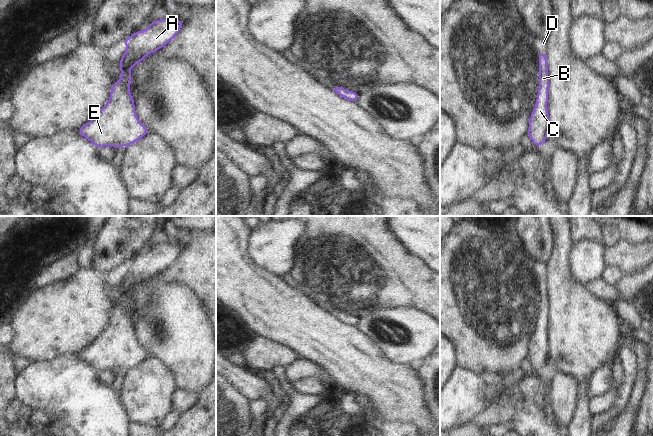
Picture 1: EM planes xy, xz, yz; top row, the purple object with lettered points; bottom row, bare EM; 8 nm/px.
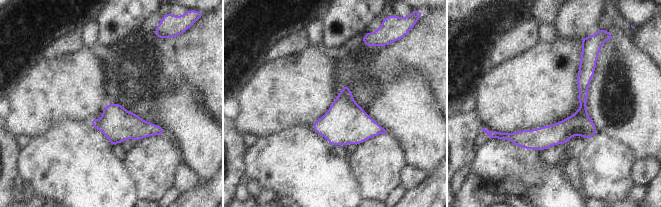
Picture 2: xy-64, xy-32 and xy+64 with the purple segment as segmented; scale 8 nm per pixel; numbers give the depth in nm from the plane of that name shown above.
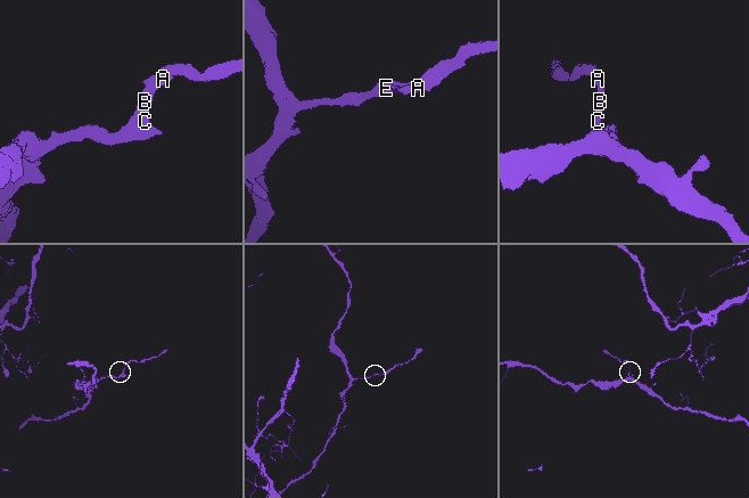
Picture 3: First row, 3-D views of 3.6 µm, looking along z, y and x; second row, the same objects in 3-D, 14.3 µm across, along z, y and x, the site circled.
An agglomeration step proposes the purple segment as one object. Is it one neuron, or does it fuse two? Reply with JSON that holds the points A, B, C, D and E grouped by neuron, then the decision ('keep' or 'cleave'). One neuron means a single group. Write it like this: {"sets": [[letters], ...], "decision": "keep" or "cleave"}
{"sets": [["A", "B", "C", "D", "E"]], "decision": "keep"}

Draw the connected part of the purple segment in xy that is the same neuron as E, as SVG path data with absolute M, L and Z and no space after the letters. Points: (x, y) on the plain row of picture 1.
M171 241L152 244L151 248L142 255L136 255L124 264L126 275L119 284L121 300L117 306L111 309L110 322L103 332L86 348L77 355L80 359L91 365L98 373L104 370L126 371L149 358L148 353L138 343L135 336L135 324L130 318L132 299L129 297L136 287L142 286L144 282L158 275L170 266L179 256L184 246Z

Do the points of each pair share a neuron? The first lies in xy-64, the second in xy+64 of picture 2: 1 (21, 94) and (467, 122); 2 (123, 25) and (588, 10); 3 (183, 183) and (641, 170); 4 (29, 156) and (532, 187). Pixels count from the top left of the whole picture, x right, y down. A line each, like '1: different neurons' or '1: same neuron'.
1: different neurons
2: same neuron
3: same neuron
4: same neuron

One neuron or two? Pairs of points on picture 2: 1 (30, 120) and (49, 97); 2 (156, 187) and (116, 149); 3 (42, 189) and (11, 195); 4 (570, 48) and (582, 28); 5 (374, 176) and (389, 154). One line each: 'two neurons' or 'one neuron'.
1: one neuron
2: two neurons
3: two neurons
4: two neurons
5: one neuron

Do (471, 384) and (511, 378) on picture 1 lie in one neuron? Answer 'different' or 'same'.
same

